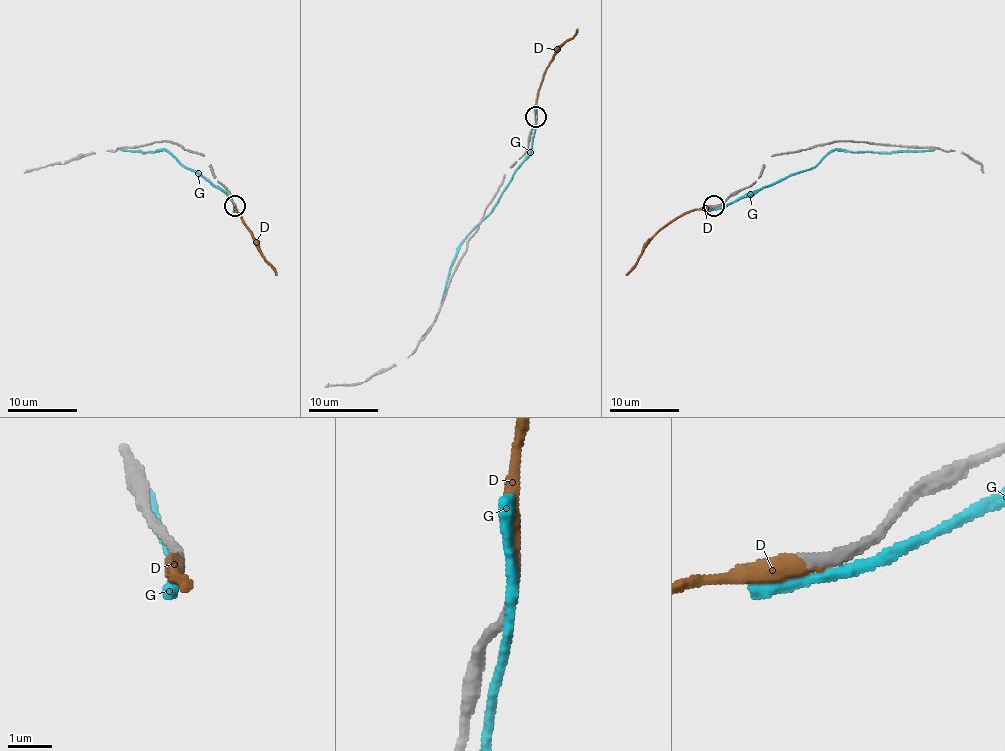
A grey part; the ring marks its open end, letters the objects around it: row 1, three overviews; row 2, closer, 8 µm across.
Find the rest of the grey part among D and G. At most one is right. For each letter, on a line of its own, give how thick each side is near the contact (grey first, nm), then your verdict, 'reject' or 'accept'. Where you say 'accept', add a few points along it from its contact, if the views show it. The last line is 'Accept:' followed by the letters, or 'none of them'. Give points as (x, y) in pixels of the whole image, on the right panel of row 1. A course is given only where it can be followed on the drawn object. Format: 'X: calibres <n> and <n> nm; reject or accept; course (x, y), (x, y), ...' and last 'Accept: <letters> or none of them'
D: calibres 320 and 400 nm; accept; course (714, 206), (690, 210), (667, 224), (625, 274)
G: calibres 360 and 240 nm; reject
Accept: D

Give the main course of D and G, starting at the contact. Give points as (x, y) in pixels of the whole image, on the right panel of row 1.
D: (714, 206), (690, 210), (667, 224), (625, 274)
G: (718, 206), (726, 206), (753, 196), (761, 187), (812, 170), (833, 150), (922, 152), (934, 149)

